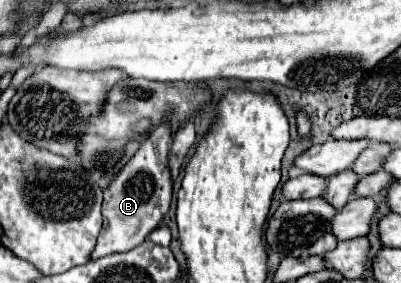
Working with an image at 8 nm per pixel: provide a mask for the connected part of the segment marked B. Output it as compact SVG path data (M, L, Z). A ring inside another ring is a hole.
M160 122L148 136L148 140L140 146L140 150L132 156L132 160L114 178L114 182L104 190L102 202L104 226L98 236L98 244L90 254L92 260L114 252L128 252L140 246L168 212L172 200L172 176L168 168L170 142L172 142L170 122Z

